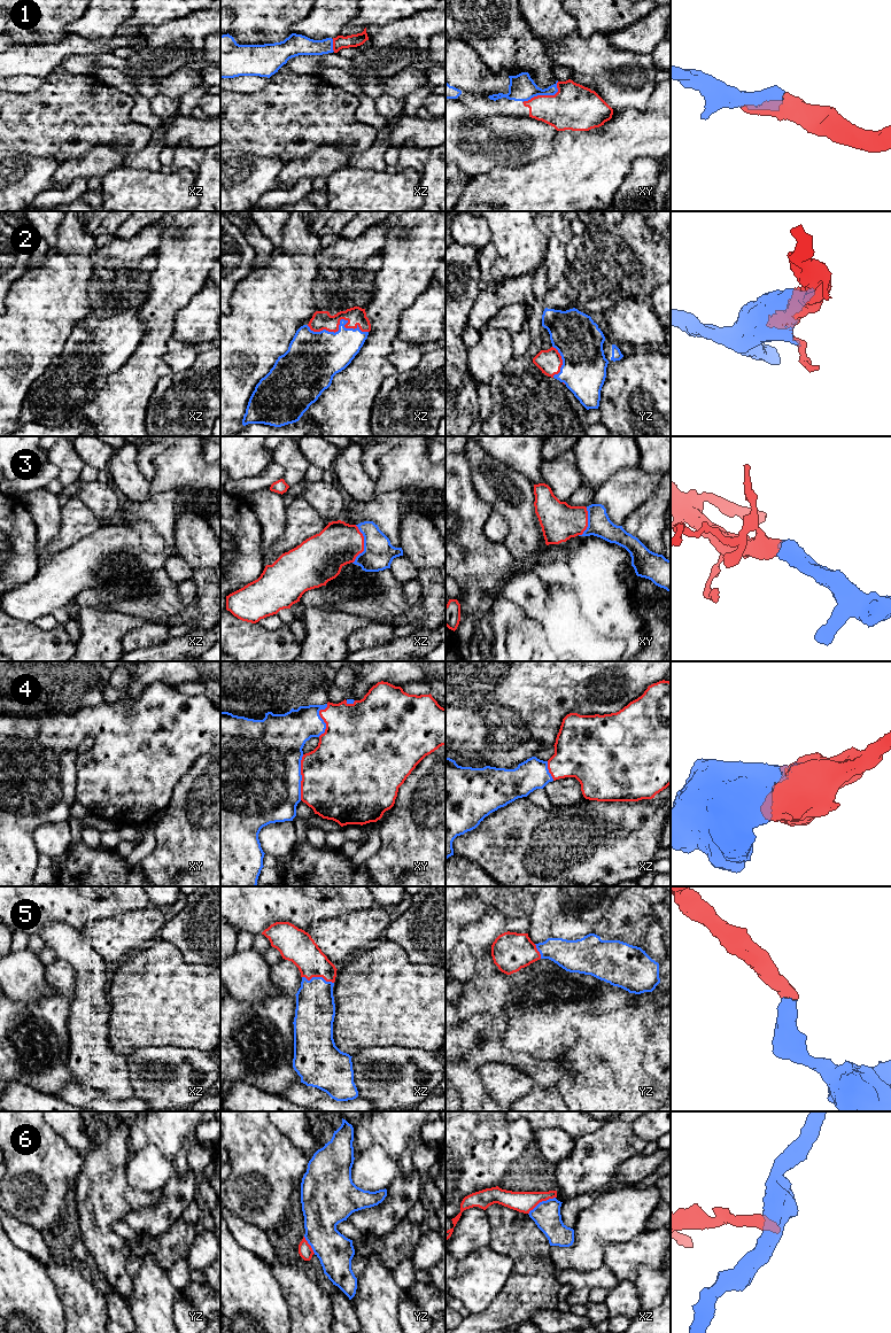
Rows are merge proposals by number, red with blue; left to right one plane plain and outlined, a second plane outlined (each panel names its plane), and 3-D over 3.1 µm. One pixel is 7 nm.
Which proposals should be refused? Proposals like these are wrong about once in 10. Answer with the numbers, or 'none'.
6

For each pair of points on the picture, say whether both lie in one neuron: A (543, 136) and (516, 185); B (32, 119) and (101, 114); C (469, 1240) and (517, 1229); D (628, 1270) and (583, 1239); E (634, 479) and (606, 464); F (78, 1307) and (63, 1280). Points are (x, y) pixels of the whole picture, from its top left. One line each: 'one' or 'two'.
A: two
B: one
C: two
D: two
E: two
F: one

